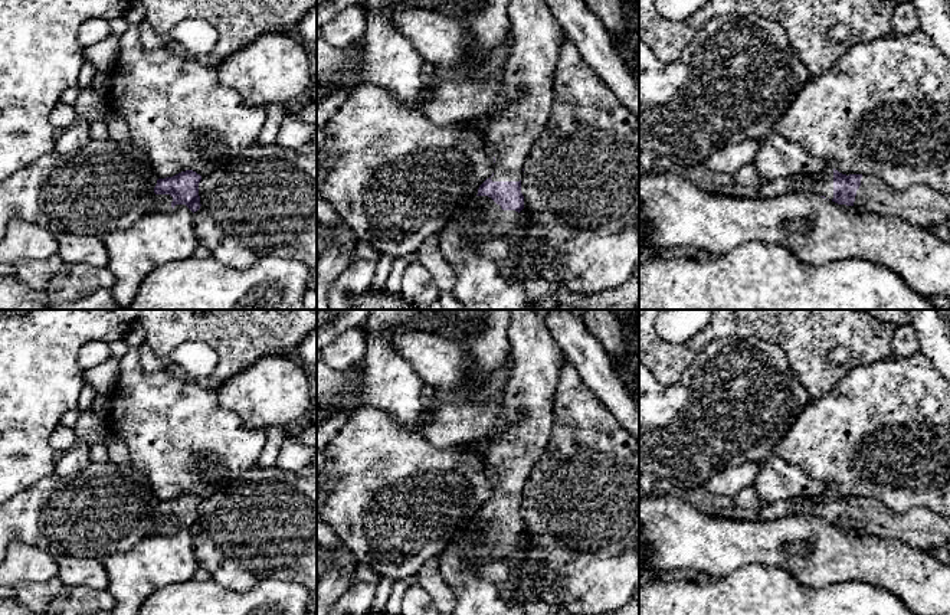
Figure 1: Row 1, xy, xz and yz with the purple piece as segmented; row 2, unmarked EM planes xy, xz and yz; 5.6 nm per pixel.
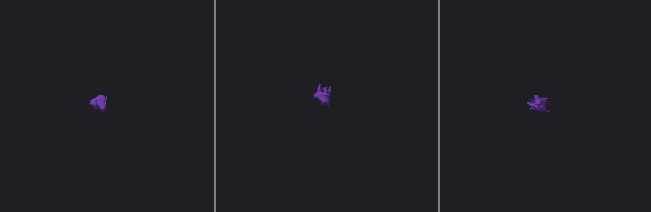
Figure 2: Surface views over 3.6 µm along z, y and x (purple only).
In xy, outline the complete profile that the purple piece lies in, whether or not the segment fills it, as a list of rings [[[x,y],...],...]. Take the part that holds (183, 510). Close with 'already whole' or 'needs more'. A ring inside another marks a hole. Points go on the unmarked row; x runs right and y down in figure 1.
[[[193,493],[158,501],[154,510],[151,534],[170,536],[176,527],[186,527],[193,536],[200,531],[199,506],[202,498]]] | needs more

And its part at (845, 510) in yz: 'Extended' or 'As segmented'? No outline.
Extended

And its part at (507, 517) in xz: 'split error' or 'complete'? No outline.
split error

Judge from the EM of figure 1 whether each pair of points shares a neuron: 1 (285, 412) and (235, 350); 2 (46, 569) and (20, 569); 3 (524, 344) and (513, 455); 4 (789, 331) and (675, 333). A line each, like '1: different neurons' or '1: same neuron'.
1: different neurons
2: same neuron
3: same neuron
4: different neurons

